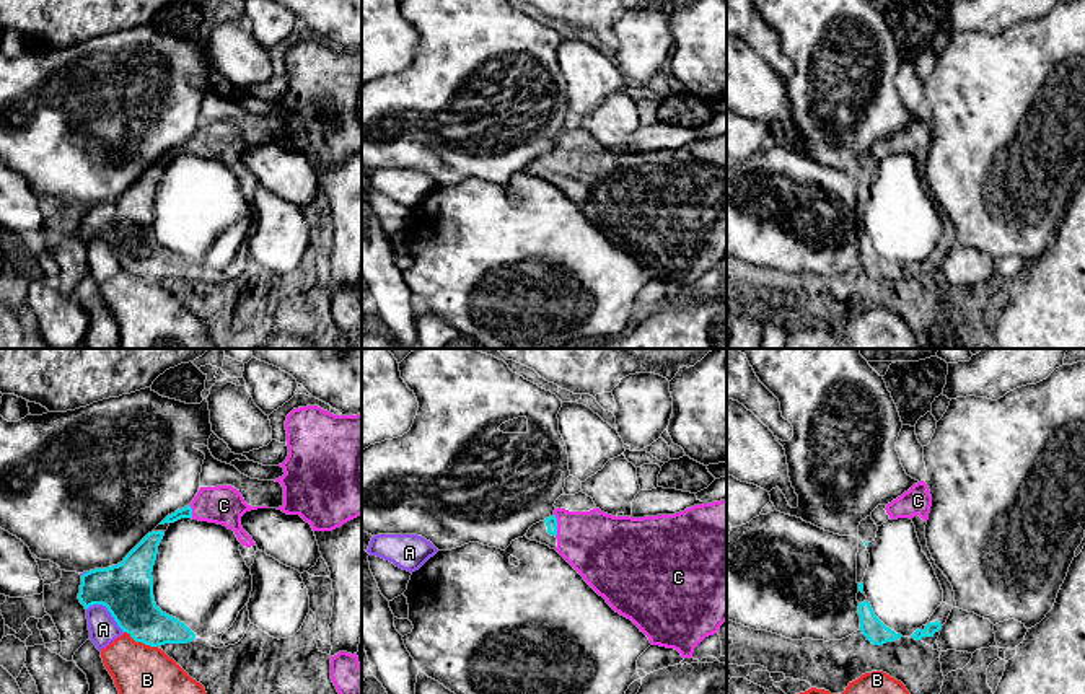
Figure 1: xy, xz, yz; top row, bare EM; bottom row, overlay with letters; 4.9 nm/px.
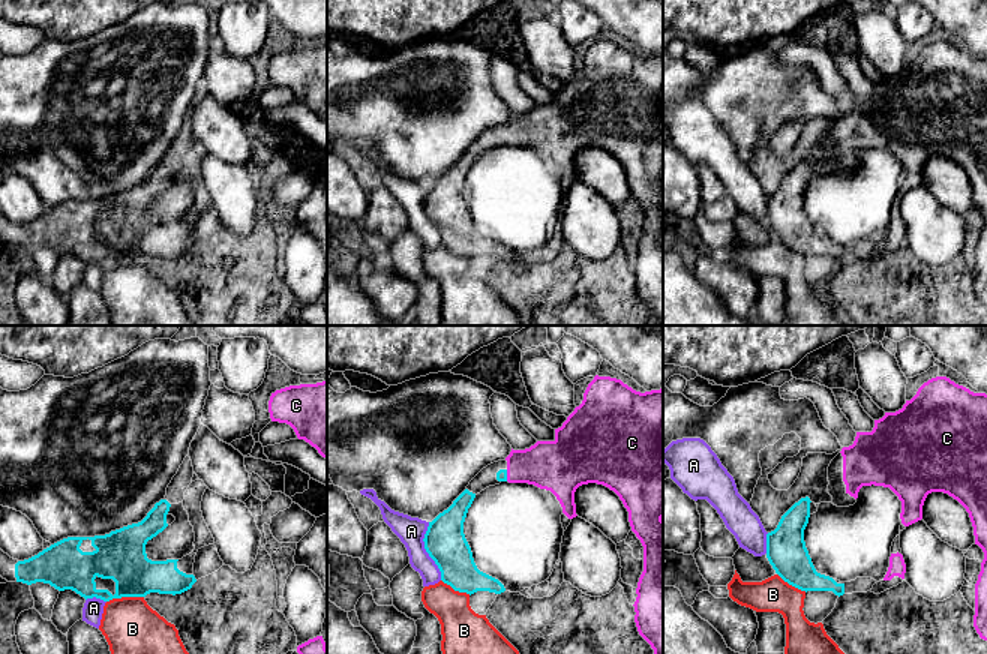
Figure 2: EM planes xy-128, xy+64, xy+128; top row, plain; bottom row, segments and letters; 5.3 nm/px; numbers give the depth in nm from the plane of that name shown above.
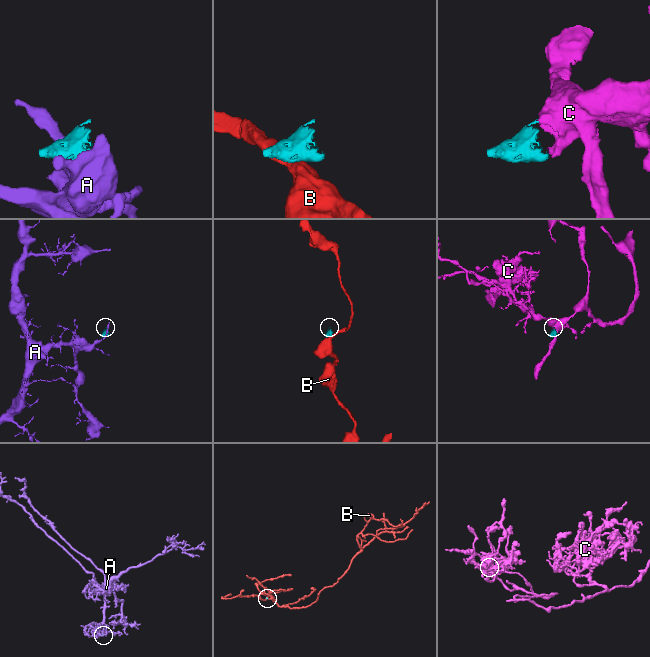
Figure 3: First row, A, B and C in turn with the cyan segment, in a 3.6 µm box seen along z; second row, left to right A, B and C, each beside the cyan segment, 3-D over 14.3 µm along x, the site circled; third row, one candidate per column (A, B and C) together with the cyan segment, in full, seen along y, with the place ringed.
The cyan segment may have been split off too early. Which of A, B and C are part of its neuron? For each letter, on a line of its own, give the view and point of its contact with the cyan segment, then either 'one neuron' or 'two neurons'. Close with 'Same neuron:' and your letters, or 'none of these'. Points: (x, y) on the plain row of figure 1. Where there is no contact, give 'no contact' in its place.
A: xy (108, 245) | two neurons
B: xy (140, 276) | two neurons
C: xz (556, 160) | one neuron
Same neuron: C

